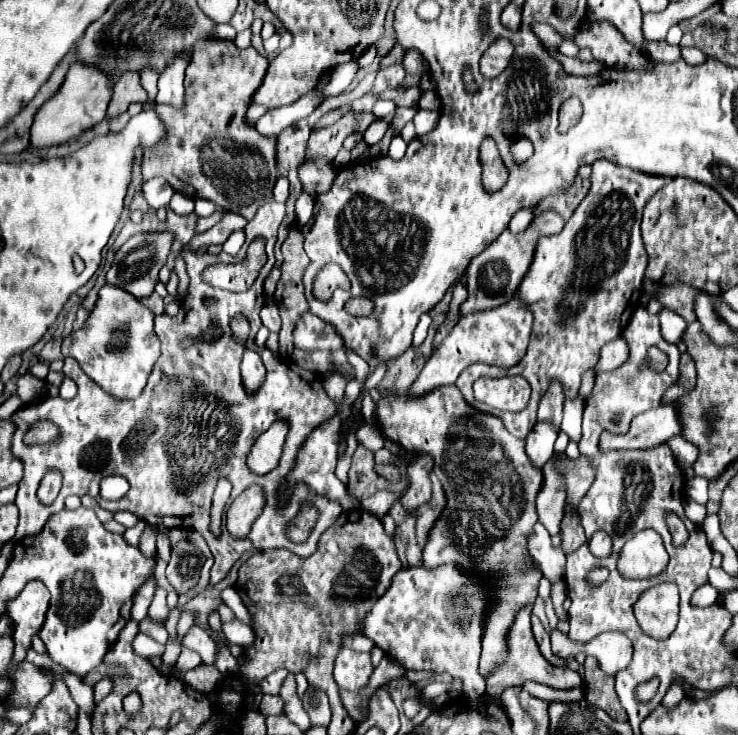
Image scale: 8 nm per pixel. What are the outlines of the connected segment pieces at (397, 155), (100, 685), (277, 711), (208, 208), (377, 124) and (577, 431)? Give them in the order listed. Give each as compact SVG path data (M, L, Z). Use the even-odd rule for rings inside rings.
M395 136L393 142L391 142L391 146L389 146L389 158L401 160L405 156L405 150L407 150L407 144L403 142L403 138L401 136Z
M105 678L100 680L93 687L94 690L94 702L97 703L111 693L111 688L113 687L112 680Z
M264 695L258 710L265 716L281 715L283 714L283 700L280 695Z
M198 198L195 200L195 213L197 216L201 216L201 218L205 218L205 216L211 216L213 212L215 212L215 204L213 202L209 202L209 200L205 200L202 198Z
M375 120L375 122L363 132L363 140L365 140L369 146L373 146L373 144L377 144L377 142L385 136L385 130L387 130L387 122Z
M577 396L575 400L567 398L565 400L565 408L563 408L563 422L561 422L561 430L573 440L579 442L581 438L581 414L583 414L583 400Z

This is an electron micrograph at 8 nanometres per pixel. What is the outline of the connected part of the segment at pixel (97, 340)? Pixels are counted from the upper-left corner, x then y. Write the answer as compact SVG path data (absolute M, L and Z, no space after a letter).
M105 284L83 328L63 340L63 356L75 358L81 370L115 400L133 400L147 384L151 368L161 356L153 330L153 312L119 286Z

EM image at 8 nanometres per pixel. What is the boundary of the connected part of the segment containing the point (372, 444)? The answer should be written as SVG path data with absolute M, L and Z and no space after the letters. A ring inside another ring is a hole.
M361 426L361 428L357 430L357 440L359 440L359 444L363 444L365 448L369 448L371 452L381 450L383 444L385 444L383 436L381 436L373 426Z

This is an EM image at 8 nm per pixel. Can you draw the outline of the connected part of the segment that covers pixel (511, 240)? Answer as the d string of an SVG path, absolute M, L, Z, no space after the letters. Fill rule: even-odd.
M545 210L537 214L531 222L531 226L521 234L511 234L509 230L503 230L501 236L489 244L479 256L475 256L467 268L467 290L469 298L461 304L461 314L477 312L477 310L491 310L501 304L505 304L511 294L519 288L523 276L527 274L527 268L531 266L531 260L535 256L535 244L545 234L557 234L563 230L563 218L555 210Z

